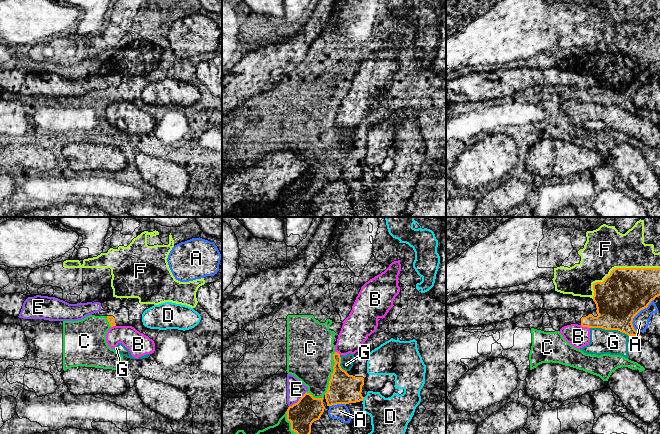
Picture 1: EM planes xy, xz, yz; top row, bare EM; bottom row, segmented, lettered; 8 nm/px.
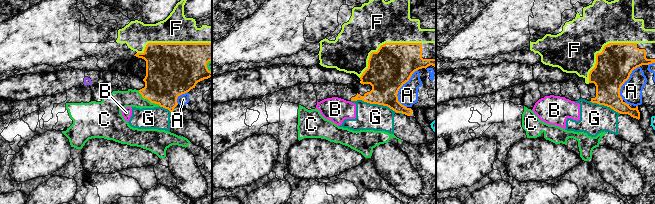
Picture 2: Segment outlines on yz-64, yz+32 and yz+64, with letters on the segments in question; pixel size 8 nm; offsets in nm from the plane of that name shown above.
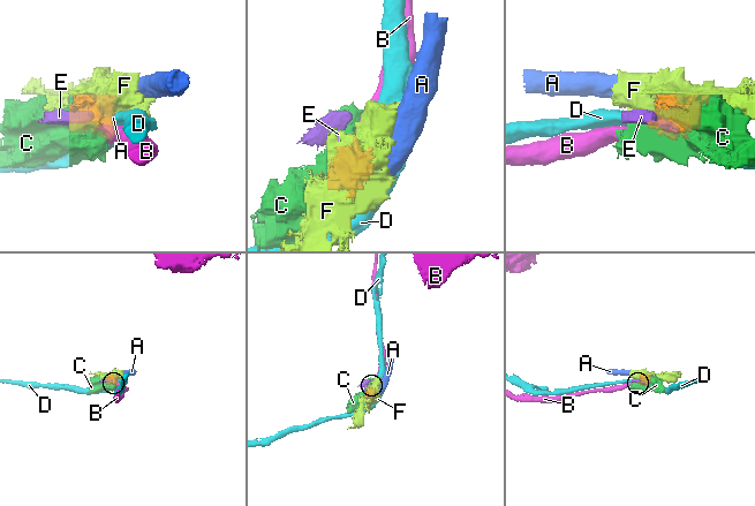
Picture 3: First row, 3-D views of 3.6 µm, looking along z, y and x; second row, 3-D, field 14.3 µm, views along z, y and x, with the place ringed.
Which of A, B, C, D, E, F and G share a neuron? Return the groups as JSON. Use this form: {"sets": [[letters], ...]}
{"sets": [["A"], ["B", "G"], ["C"], ["D"], ["E"], ["F"]]}

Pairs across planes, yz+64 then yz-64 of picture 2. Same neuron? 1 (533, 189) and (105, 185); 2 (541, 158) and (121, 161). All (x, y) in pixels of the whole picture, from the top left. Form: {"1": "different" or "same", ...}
{"1": "same", "2": "same"}

